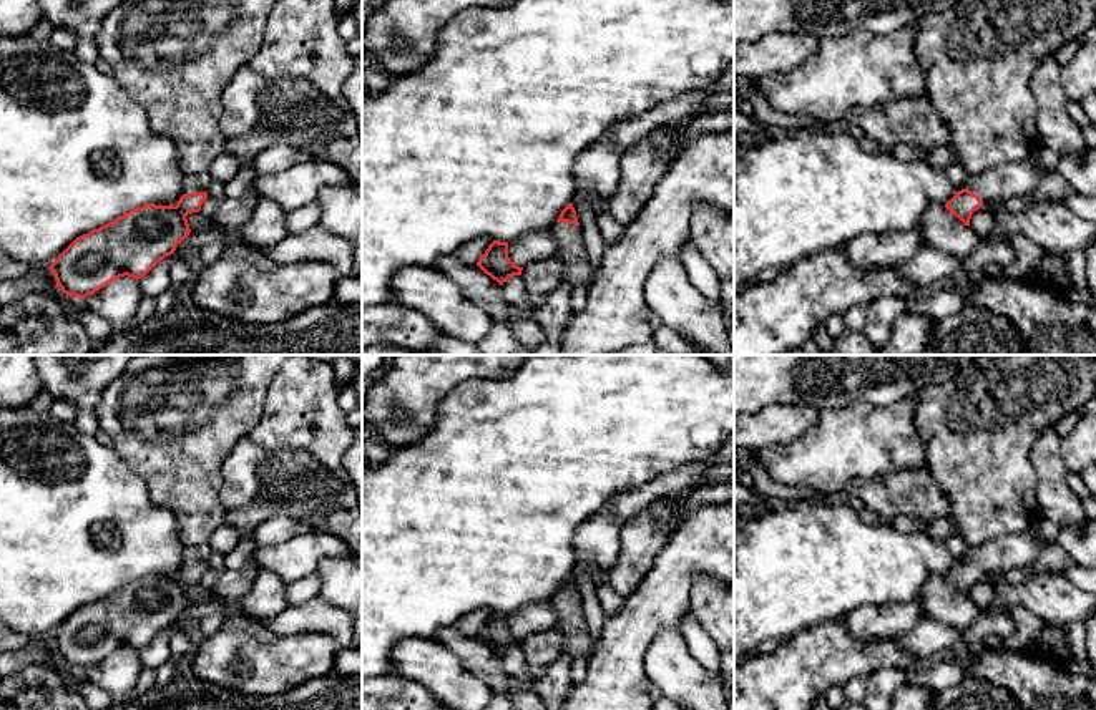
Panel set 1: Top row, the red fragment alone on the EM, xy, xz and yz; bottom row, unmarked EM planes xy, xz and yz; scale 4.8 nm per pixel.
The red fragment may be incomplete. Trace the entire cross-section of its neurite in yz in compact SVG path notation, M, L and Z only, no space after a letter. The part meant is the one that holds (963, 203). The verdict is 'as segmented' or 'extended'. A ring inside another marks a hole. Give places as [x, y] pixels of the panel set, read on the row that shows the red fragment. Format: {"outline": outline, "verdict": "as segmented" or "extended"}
{"outline": "M1028 159L1006 163L980 174L968 174L965 187L958 191L945 207L970 226L971 214L983 202L1011 196L1033 196L1038 173Z", "verdict": "extended"}

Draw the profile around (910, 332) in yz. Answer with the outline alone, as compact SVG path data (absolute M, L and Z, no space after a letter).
M905 310L893 322L890 338L878 355L923 355L933 322L927 315Z

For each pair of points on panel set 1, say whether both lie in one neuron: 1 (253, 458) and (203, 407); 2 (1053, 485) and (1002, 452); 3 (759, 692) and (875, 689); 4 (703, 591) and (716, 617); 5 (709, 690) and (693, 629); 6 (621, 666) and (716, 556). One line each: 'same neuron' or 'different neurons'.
1: different neurons
2: different neurons
3: different neurons
4: same neuron
5: different neurons
6: same neuron

